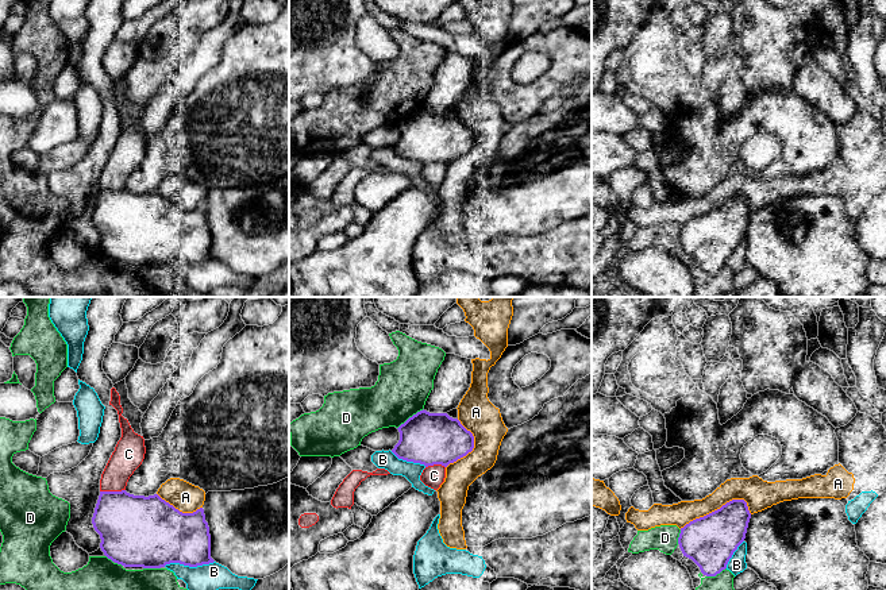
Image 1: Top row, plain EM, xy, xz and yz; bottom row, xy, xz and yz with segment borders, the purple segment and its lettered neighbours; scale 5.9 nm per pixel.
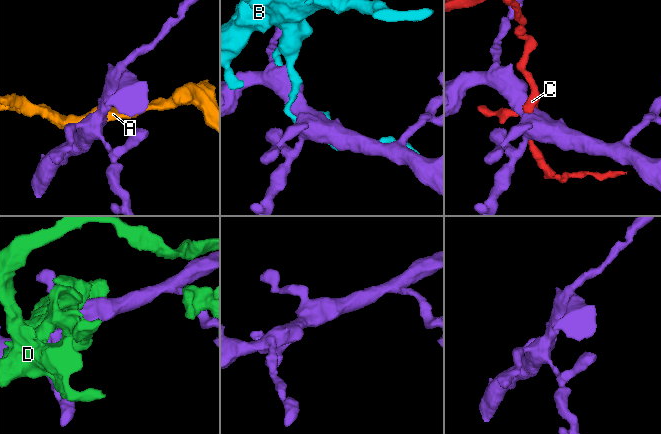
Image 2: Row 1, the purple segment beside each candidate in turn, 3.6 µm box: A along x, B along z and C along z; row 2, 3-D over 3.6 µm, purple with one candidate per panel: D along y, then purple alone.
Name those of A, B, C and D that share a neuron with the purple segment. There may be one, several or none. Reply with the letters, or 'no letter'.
no letter

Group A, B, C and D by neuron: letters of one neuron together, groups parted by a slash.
A / B / C / D

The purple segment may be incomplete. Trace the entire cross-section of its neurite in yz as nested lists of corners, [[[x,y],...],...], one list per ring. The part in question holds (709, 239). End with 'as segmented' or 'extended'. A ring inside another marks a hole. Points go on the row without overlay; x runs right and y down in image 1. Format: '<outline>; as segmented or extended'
[[[732,197],[681,225],[679,246],[704,273],[716,274],[727,266],[733,250],[744,239],[750,216],[747,200]]]; as segmented

